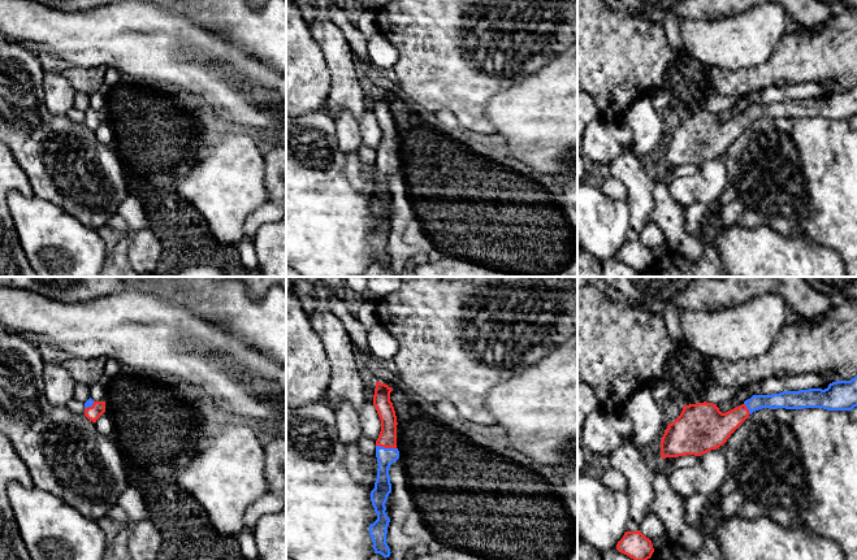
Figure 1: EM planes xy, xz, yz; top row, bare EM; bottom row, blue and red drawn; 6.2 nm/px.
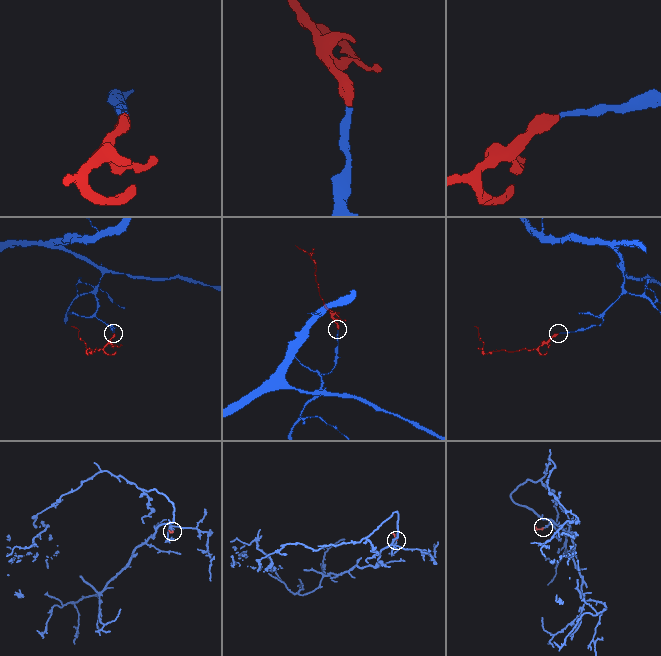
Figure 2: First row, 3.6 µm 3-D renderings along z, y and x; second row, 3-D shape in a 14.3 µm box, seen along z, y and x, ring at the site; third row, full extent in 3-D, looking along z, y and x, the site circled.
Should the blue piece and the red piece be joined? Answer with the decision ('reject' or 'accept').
accept

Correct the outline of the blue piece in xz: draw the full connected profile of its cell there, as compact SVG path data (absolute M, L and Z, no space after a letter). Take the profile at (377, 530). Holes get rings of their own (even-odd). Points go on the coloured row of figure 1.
M376 382L376 390L373 395L373 405L381 420L381 431L376 440L376 457L378 463L377 478L375 489L371 491L371 500L377 513L377 520L369 525L369 535L373 542L375 554L380 554L384 557L390 556L390 548L386 543L386 534L390 518L385 513L385 503L391 492L391 483L389 476L390 465L399 459L399 451L397 448L397 416L390 401L390 392L393 391L385 383Z

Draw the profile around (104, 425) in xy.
M104 412L95 422L96 430L105 437L112 437L114 431L114 424L111 416Z

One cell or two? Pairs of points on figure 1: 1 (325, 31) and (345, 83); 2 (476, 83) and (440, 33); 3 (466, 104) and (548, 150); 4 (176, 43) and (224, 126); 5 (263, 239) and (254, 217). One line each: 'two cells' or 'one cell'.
1: one cell
2: one cell
3: two cells
4: two cells
5: two cells

